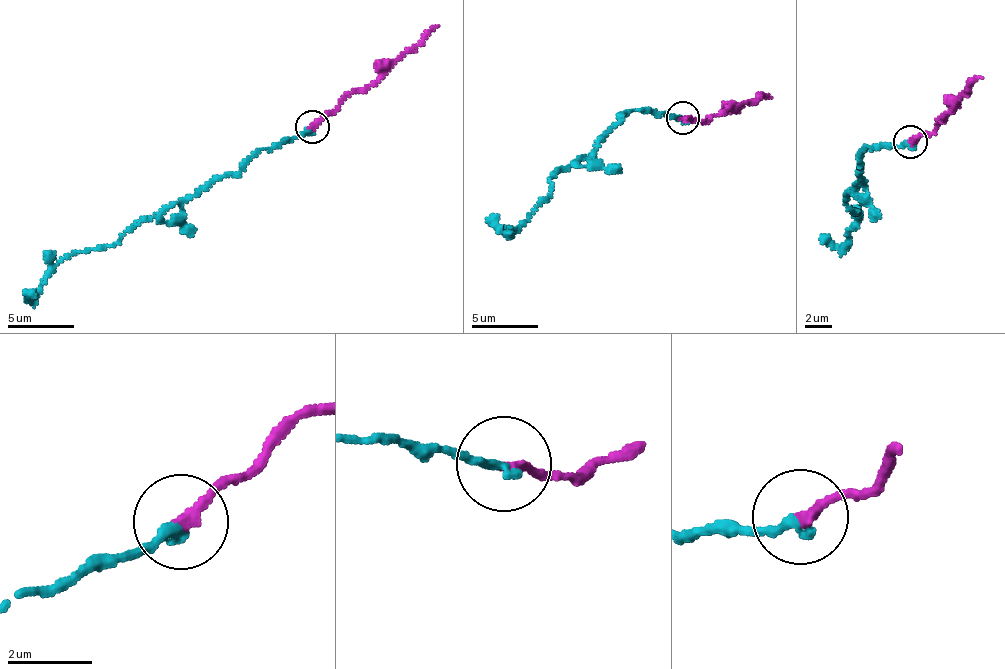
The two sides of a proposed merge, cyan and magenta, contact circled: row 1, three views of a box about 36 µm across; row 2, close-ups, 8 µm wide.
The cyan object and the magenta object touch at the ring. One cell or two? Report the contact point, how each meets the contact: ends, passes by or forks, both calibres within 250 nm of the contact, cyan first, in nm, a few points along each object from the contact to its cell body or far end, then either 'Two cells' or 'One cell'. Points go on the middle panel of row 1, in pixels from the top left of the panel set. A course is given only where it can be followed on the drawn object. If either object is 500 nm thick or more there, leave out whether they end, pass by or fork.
Place: (682, 118). At the ring cyan ends. At the ring magenta ends. Thickness 240 nm (cyan) against 240 nm. Course of cyan: (682, 119), (629, 110), (621, 114), (588, 158), (552, 174), (548, 194), (516, 231), (504, 232), (492, 214). Course of magenta: (682, 119), (707, 123), (713, 116), (772, 98). One cell

